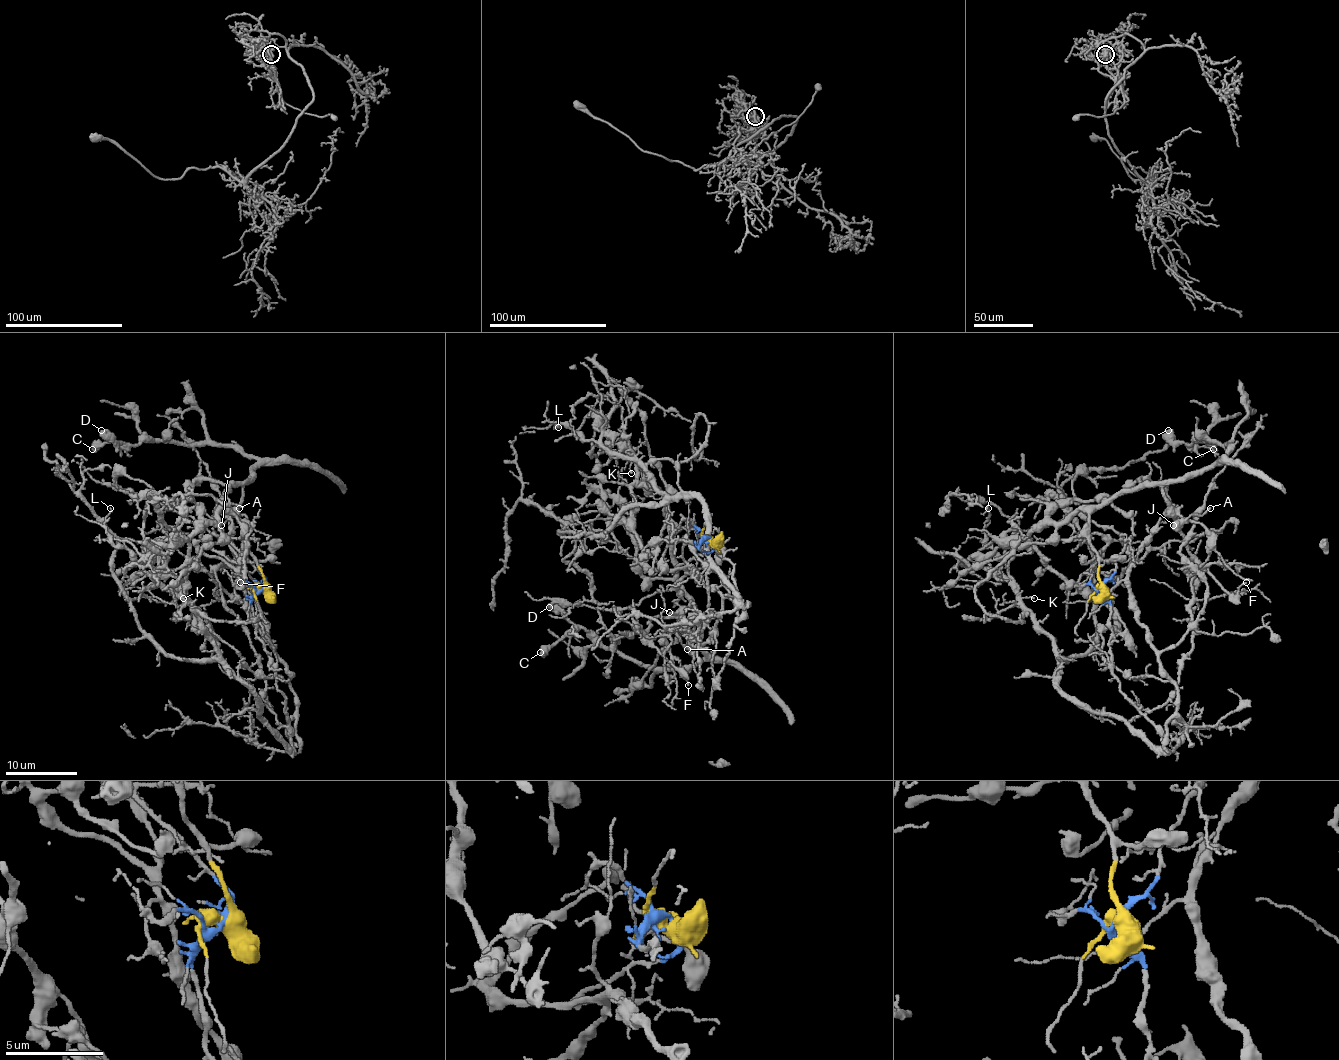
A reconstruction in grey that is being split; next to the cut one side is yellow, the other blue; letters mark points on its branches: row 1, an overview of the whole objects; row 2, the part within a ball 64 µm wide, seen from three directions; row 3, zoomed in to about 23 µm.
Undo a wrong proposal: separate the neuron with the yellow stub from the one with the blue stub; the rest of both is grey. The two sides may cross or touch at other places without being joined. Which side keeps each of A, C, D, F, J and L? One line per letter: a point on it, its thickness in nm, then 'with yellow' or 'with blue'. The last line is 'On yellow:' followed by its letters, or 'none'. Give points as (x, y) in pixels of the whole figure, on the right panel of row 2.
A: at (1210, 508); 160 nm thick; with yellow
C: at (1213, 449); 650 nm thick; with yellow
D: at (1168, 430); 750 nm thick; with yellow
F: at (1246, 582); 140 nm thick; with yellow
J: at (1173, 525); 160 nm thick; with yellow
L: at (988, 508); 130 nm thick; with blue
On yellow: A, C, D, F, J

